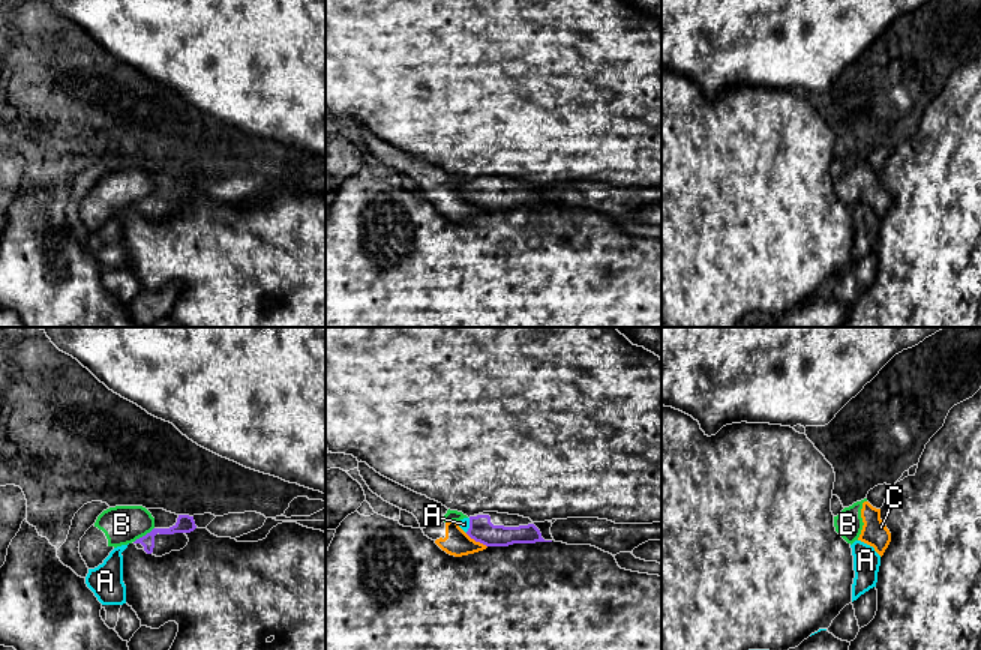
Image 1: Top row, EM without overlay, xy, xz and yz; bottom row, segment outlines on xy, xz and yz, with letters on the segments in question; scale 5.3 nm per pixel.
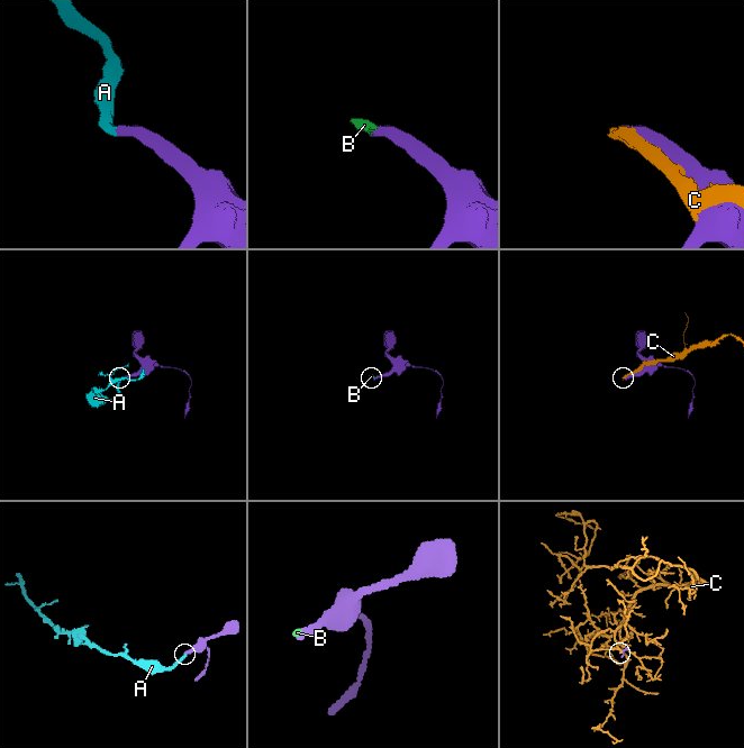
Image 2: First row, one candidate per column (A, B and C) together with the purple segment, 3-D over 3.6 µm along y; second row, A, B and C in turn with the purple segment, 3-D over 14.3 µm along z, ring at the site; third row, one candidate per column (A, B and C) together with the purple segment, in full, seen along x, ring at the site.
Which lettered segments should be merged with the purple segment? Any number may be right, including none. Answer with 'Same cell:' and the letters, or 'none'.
Same cell: A

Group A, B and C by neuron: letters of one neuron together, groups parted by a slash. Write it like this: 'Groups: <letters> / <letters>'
Groups: A / B C

